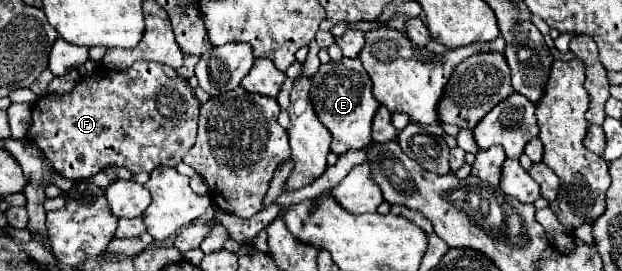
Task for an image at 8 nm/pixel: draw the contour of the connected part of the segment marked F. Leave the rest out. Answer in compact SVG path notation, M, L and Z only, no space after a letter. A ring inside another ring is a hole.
M136 61L126 71L98 69L94 75L84 77L70 93L66 95L44 95L34 103L32 125L28 129L28 139L34 141L54 169L70 181L88 179L102 171L108 165L128 167L132 173L152 171L160 165L176 167L184 153L196 141L200 103L194 97L194 89L186 79L178 77L176 71L162 63Z

